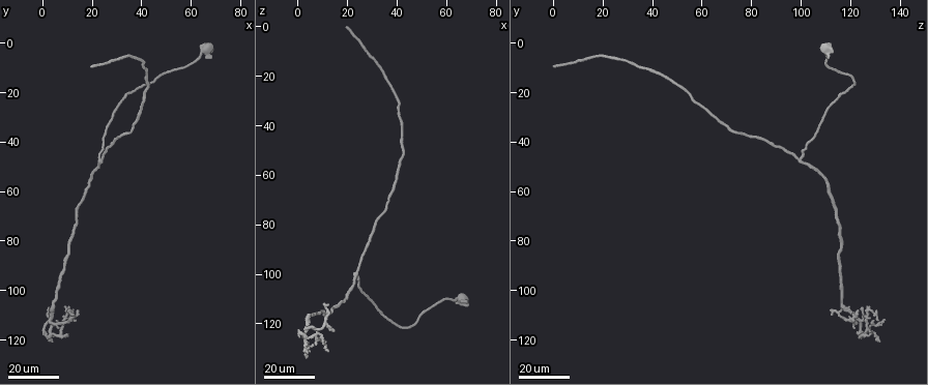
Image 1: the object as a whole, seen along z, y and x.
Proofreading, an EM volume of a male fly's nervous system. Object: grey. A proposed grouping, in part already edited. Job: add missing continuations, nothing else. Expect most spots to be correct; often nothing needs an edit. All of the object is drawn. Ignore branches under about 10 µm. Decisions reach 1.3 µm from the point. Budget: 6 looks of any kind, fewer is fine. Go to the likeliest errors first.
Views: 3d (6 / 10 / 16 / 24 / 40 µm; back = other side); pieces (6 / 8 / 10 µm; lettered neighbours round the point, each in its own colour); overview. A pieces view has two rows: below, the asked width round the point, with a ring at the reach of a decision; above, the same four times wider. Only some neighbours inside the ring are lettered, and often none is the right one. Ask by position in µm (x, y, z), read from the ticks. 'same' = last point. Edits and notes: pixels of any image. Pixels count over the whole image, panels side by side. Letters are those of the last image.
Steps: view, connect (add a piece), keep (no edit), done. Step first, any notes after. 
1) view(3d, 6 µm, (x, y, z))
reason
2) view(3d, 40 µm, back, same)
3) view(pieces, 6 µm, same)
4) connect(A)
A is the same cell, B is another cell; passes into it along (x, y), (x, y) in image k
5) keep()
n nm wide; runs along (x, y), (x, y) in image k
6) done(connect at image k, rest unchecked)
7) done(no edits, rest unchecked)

view(3d, 16 µm, (21, 9, 0))

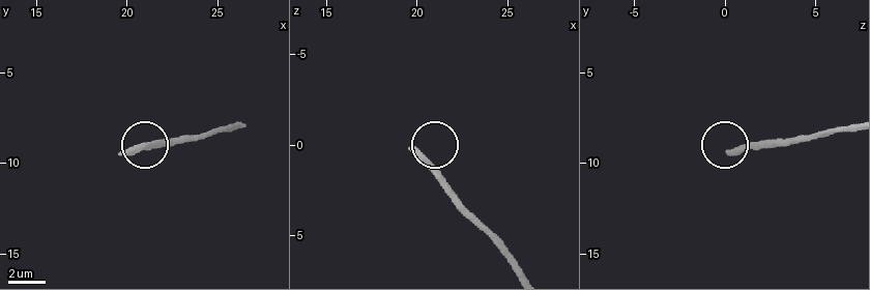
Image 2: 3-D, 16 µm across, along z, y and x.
view(pieces, 6 µm, (19.7, 9.5, 0.3))
what lies round it

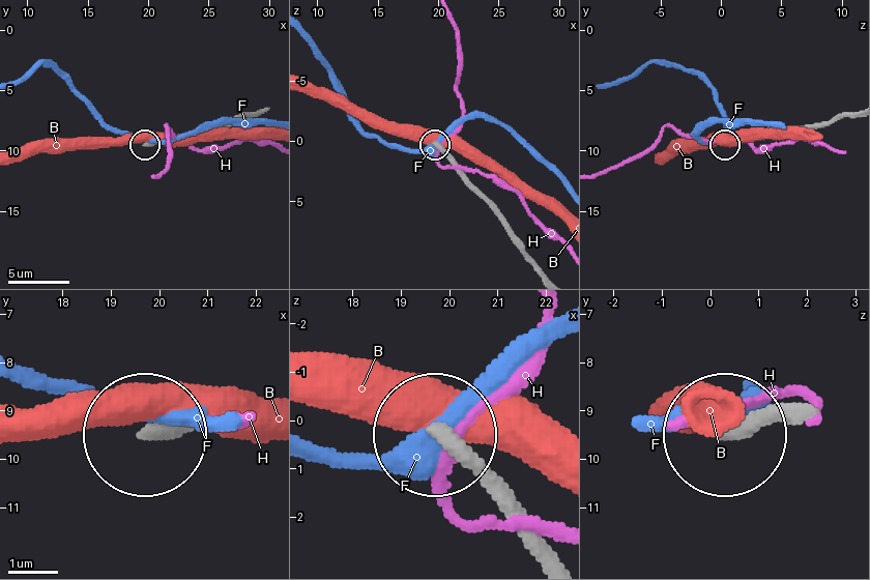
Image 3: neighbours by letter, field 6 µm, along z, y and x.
keep()
290 nm wide; B, F and H are other cells; runs along (784, 402), (726, 435) in image 3; no lettered piece goes on from it

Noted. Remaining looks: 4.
view(3d, 24 µm, (12, 111, 112))
long arm stops here

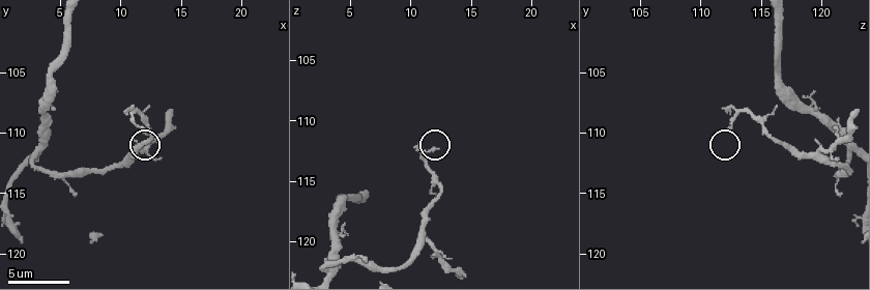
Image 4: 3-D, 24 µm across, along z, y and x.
view(pieces, 8 µm, (12.2, 109.6, 112.4))

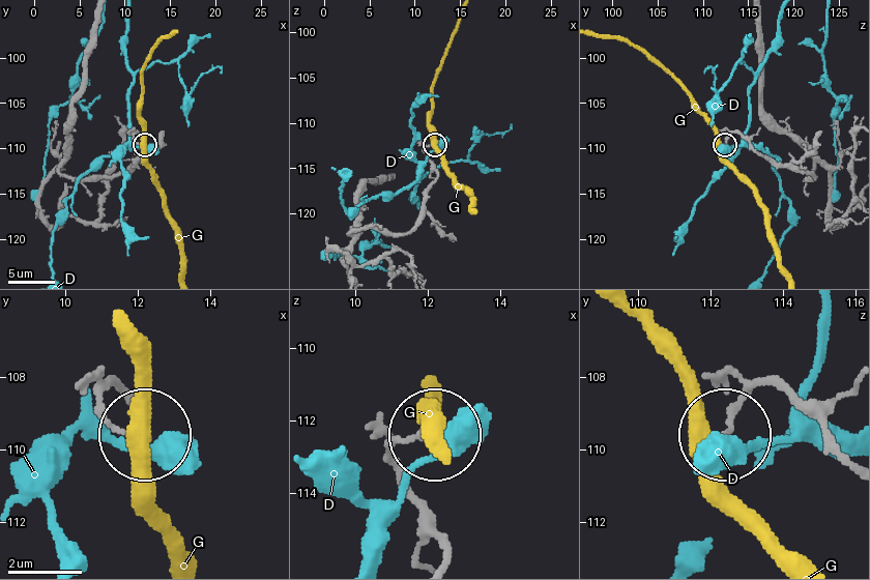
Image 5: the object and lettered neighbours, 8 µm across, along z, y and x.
keep()
160 nm wide; D and G are other cells; none of them fits

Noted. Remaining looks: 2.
view(3d, 24 µm, (15, 108, 122))
branch stops here

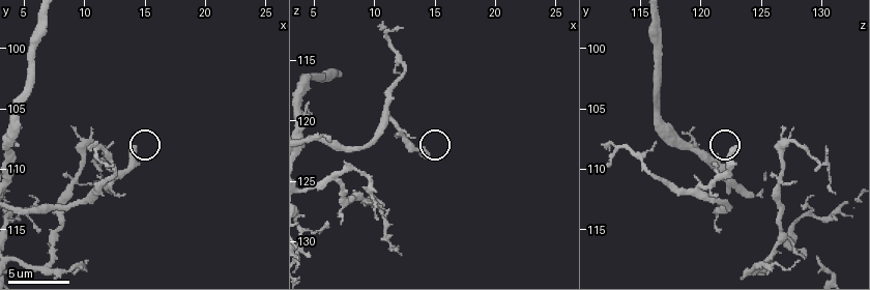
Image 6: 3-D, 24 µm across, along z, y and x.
view(pieces, 6 µm, (14.2, 108.2, 122.8))
what lies round it

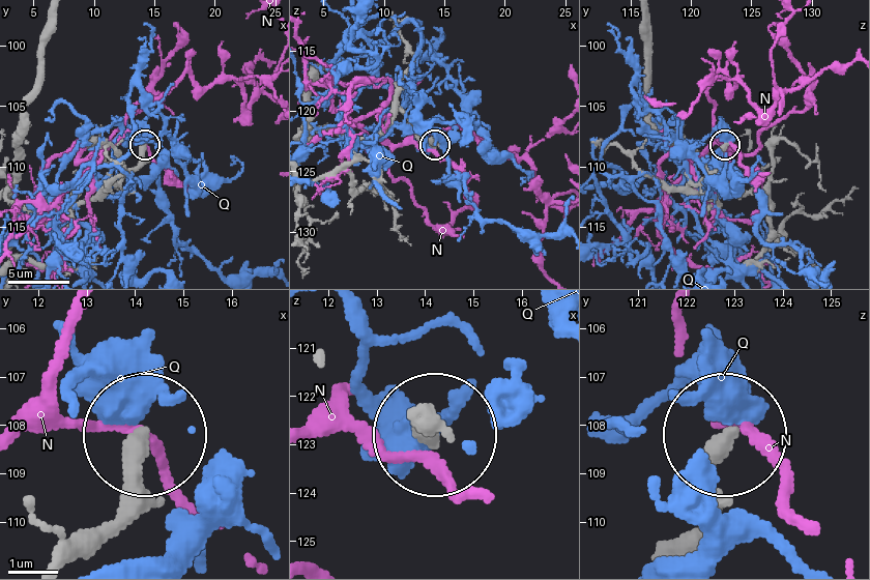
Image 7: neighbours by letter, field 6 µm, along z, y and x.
keep()
N and Q are other cells; runs along (691, 531), (724, 437) in image 7; none of them fits

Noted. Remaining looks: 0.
done(no edits, rest unchecked)

